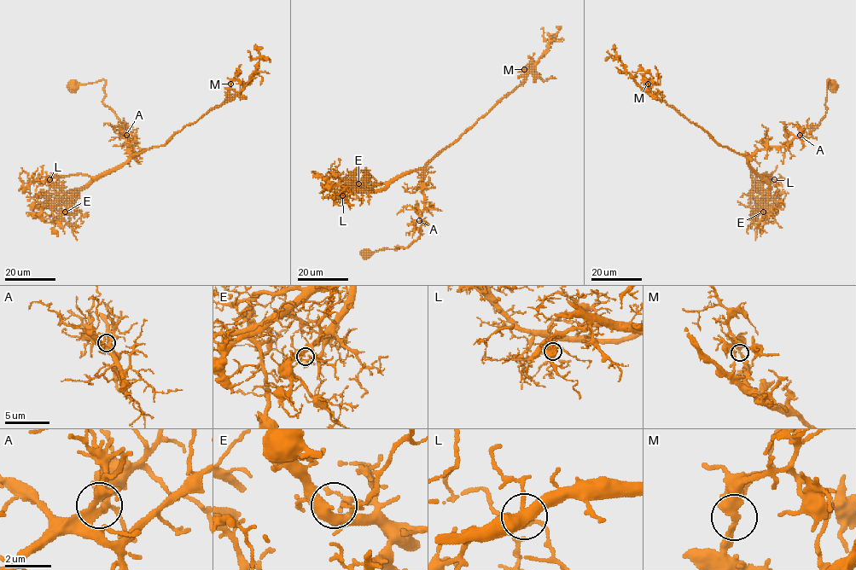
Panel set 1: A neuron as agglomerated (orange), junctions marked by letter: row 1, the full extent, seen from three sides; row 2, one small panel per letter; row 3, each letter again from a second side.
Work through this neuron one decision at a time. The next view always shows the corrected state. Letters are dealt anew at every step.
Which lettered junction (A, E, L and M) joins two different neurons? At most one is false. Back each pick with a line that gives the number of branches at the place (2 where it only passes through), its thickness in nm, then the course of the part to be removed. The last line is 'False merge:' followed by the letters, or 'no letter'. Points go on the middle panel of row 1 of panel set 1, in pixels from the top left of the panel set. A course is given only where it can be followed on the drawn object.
M: branches 2; calibre 320 nm; course (524, 69), (530, 66), (542, 80), (553, 78)
False merge: M

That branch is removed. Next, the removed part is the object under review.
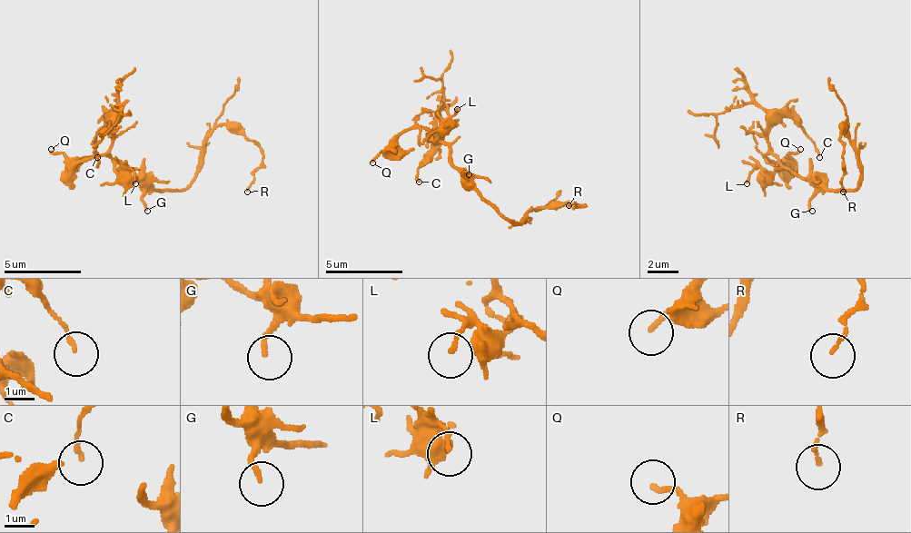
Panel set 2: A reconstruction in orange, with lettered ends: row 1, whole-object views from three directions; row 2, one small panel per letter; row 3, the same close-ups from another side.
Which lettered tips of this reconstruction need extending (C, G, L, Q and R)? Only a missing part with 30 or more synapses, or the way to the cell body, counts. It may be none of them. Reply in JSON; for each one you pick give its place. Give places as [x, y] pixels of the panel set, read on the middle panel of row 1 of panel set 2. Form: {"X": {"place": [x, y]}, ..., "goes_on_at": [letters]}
{"goes_on_at": []}

